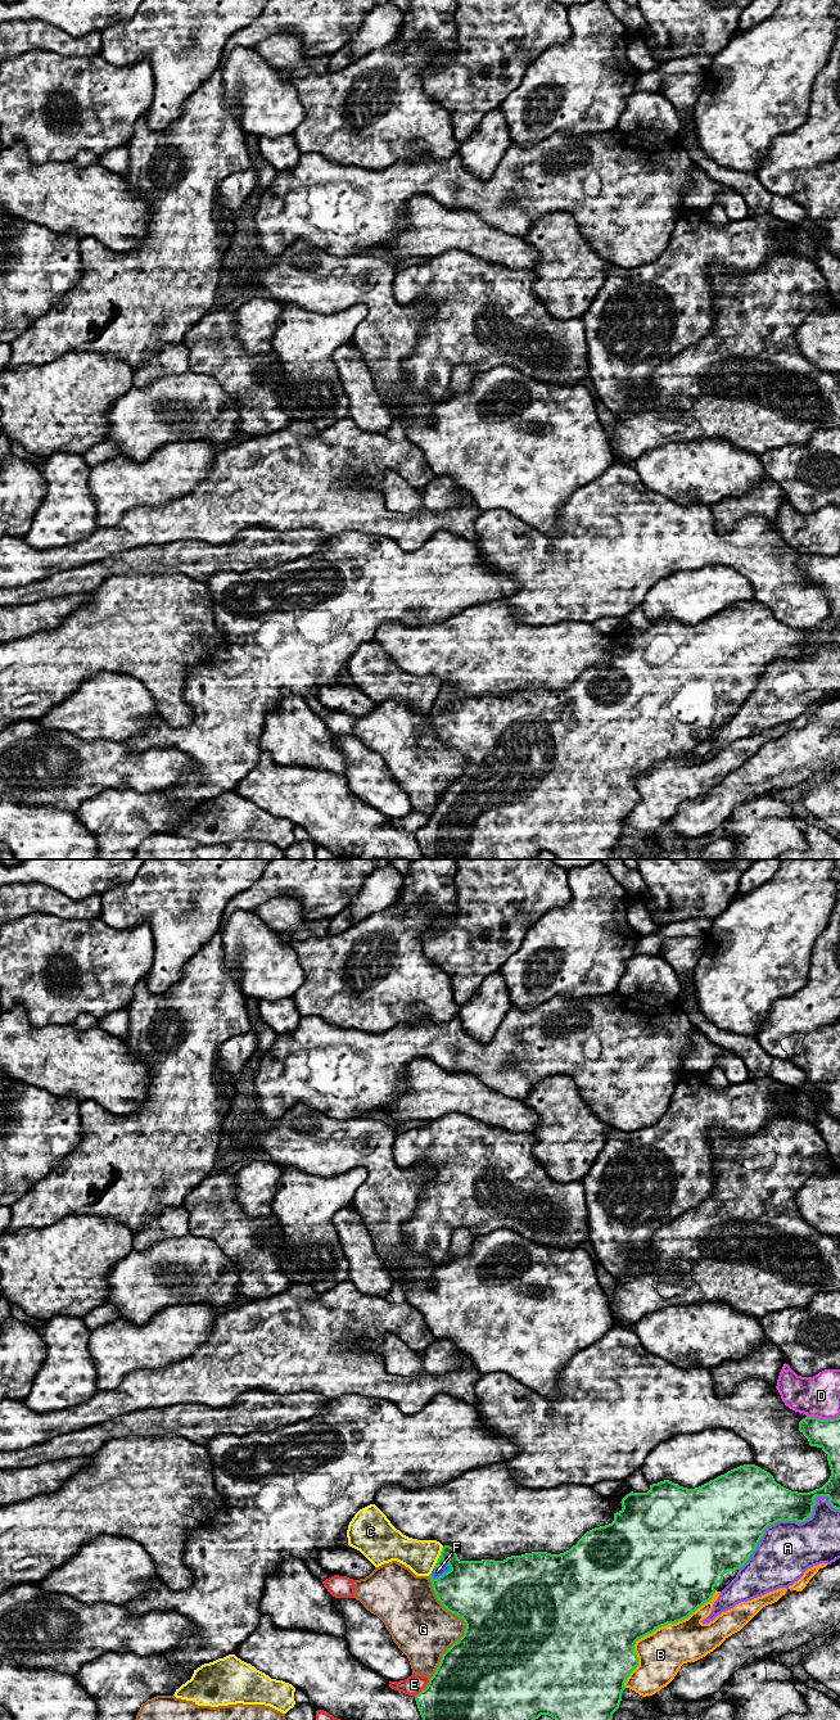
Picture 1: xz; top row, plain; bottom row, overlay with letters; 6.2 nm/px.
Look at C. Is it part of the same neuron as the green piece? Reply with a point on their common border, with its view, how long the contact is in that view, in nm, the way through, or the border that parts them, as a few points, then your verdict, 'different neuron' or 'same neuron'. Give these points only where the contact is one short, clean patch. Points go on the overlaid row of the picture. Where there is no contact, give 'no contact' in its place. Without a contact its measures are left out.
contact xz (439, 1557); length 140 nm; different neuron

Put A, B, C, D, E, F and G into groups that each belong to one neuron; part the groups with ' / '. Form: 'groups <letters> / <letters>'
groups A / B / C / D / E / F / G

